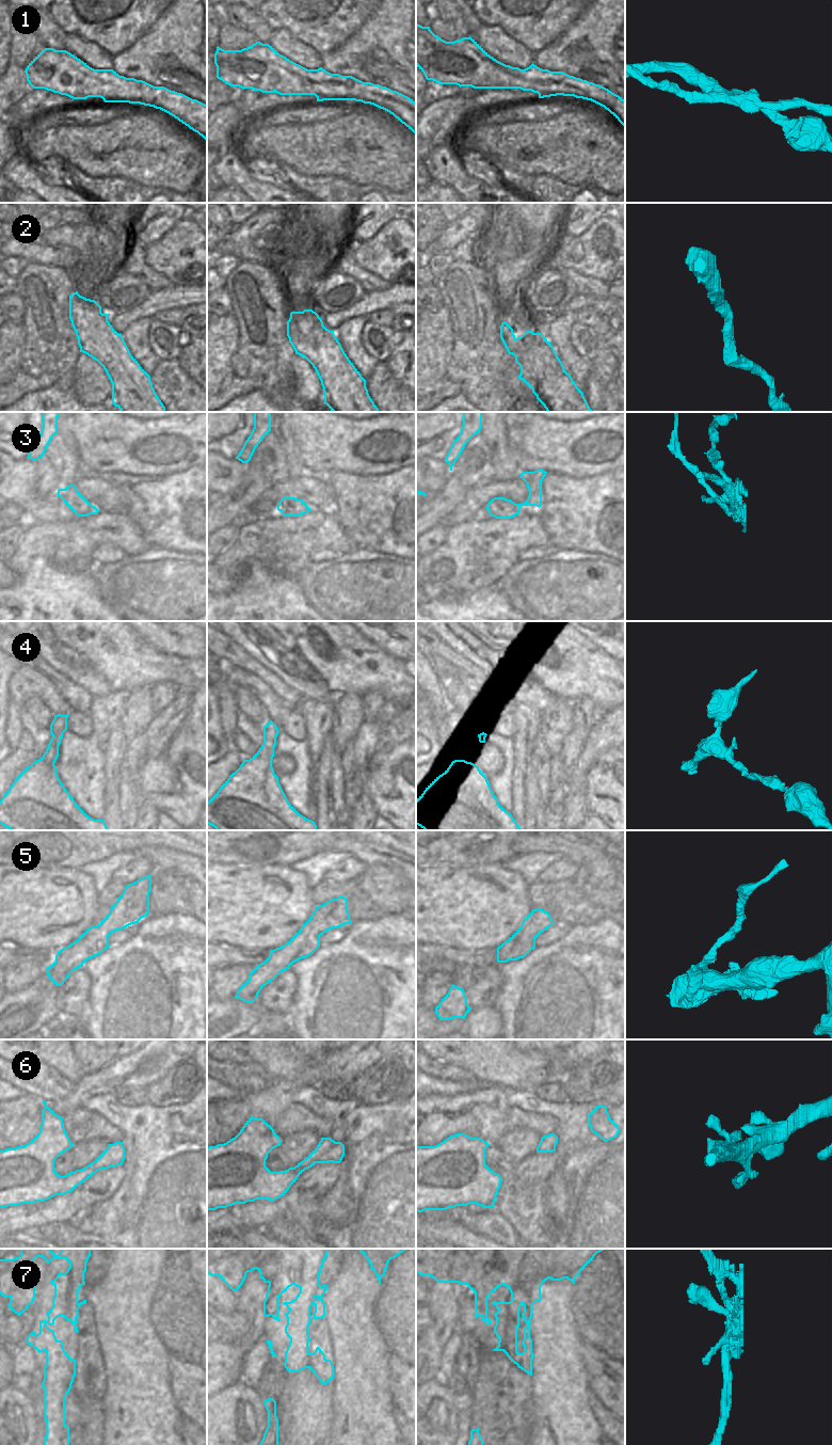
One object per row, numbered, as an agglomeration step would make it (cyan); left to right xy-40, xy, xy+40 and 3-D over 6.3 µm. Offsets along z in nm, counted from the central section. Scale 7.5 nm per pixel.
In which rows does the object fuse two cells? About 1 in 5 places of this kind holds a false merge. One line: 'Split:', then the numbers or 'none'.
Split: 1, 3, 7

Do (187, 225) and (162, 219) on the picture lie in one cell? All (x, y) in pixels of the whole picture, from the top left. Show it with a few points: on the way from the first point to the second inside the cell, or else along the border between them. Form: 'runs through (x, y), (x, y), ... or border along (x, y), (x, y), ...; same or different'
border along (187, 216), (176, 221), (158, 239); different

